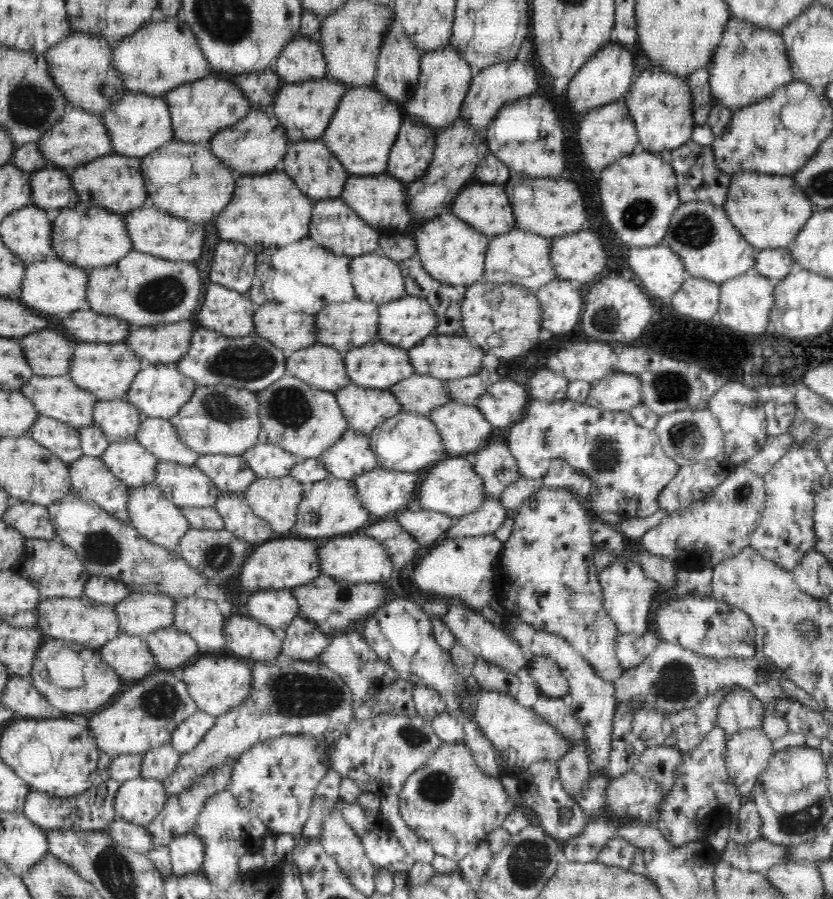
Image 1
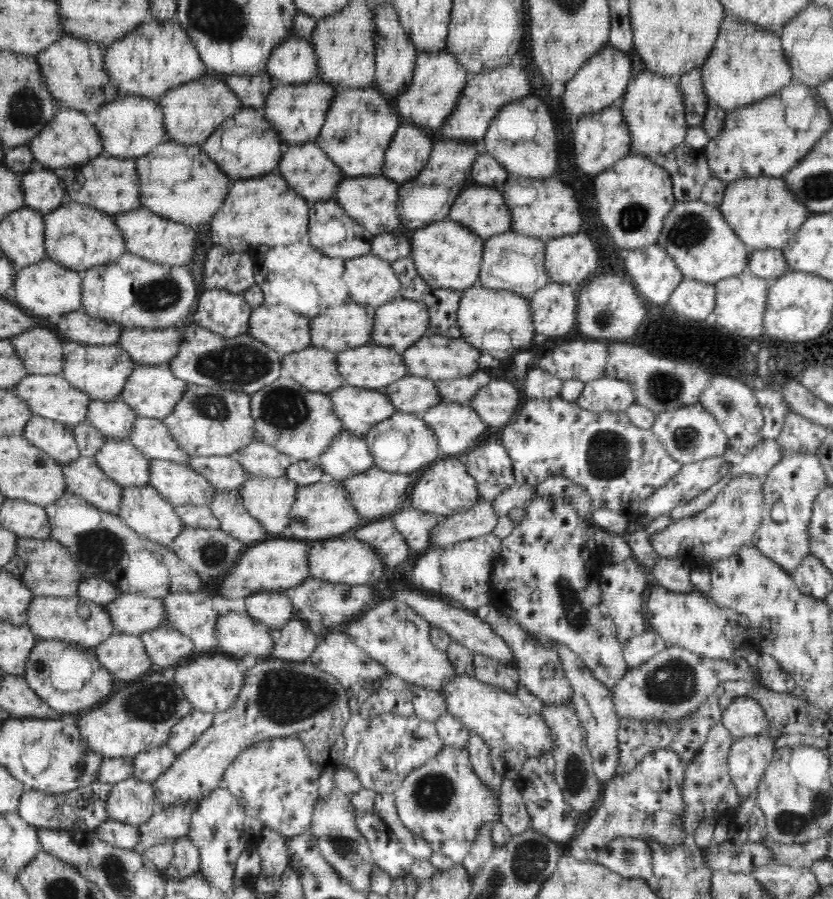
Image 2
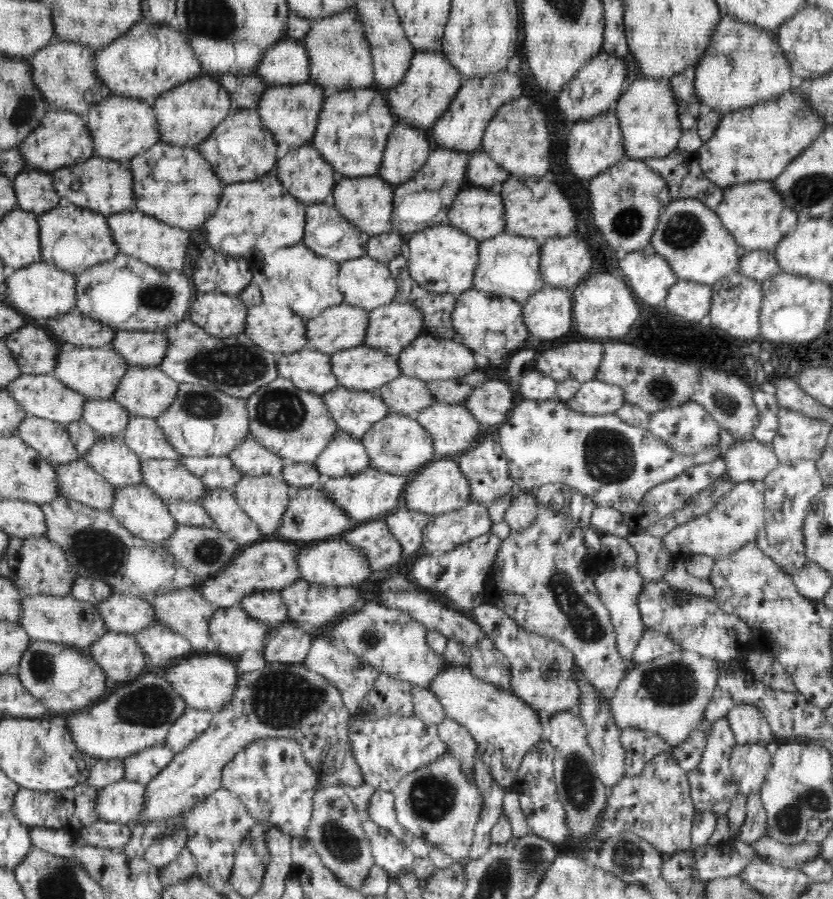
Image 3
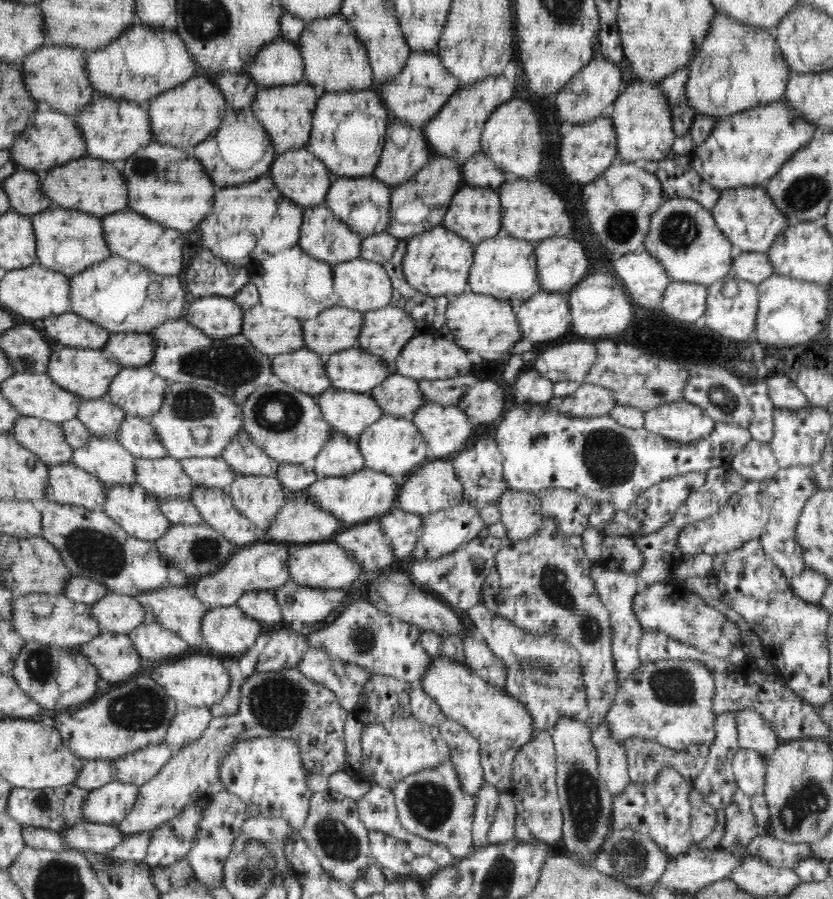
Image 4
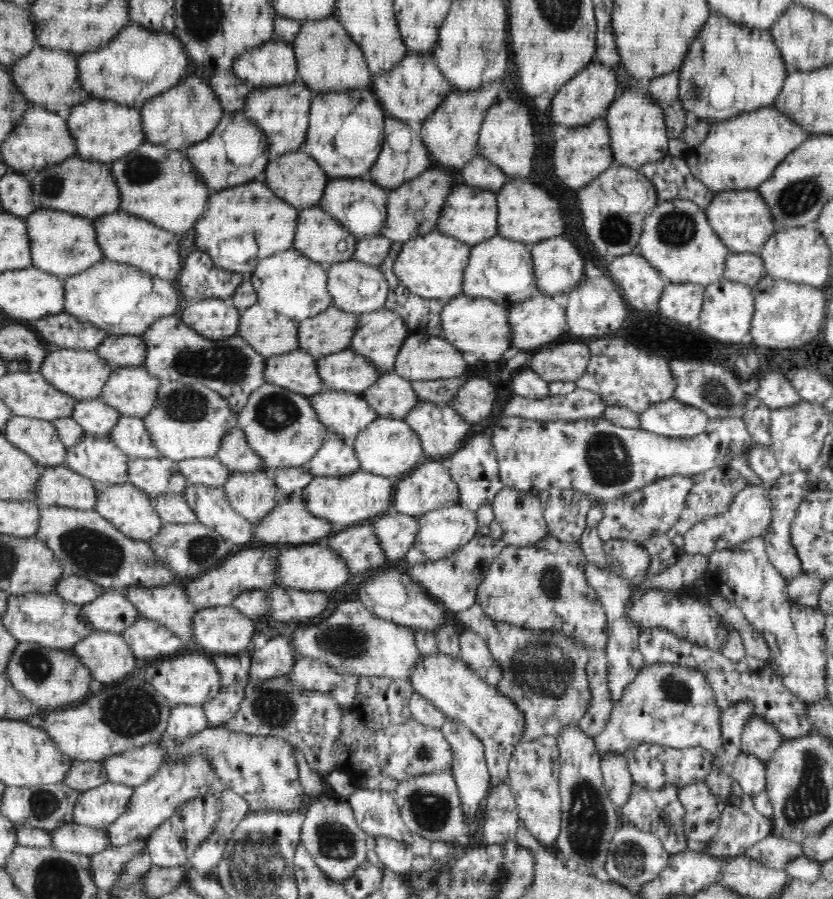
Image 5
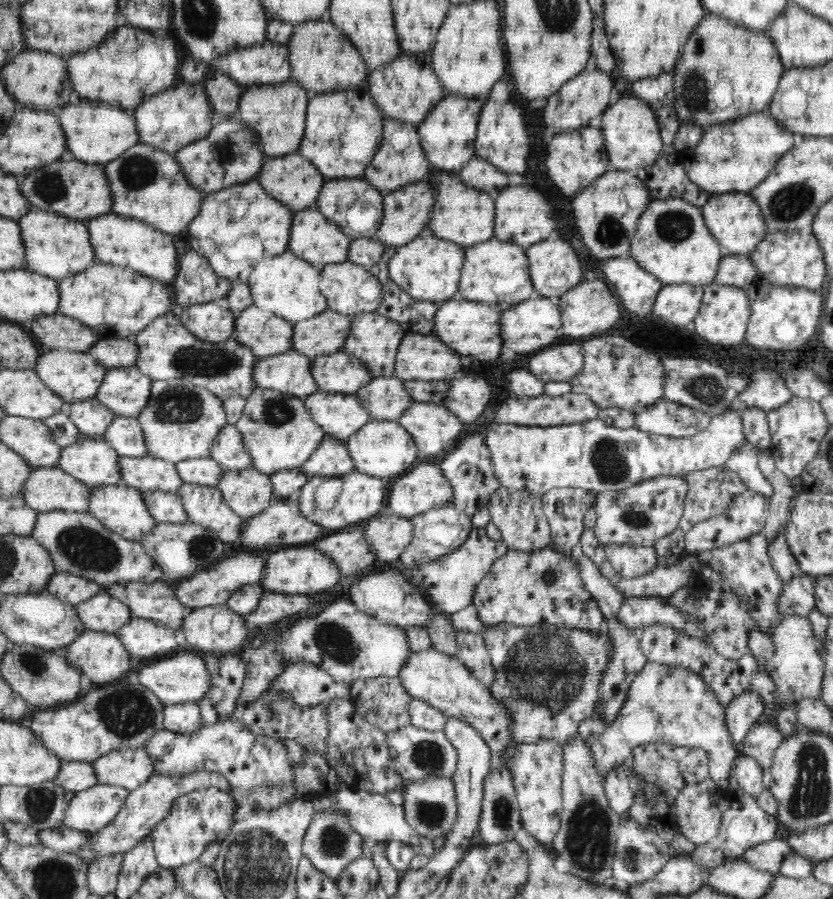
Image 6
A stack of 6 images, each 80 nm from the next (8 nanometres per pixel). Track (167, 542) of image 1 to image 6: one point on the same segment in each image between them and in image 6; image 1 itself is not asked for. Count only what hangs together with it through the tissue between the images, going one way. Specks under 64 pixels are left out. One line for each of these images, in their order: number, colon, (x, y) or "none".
2: (150, 515)
3: (141, 511)
4: (135, 510)
5: (129, 509)
6: (120, 507)

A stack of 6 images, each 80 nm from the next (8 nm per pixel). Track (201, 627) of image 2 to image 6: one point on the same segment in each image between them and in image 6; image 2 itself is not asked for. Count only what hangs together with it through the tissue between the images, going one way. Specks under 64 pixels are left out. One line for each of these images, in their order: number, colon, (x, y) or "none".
3: (187, 612)
4: (175, 608)
5: (169, 605)
6: (156, 601)

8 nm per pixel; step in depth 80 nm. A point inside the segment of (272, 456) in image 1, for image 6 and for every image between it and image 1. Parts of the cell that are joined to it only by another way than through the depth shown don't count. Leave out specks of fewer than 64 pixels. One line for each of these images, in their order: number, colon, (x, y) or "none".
2: (259, 459)
3: (251, 458)
4: (245, 458)
5: (234, 452)
6: (228, 450)

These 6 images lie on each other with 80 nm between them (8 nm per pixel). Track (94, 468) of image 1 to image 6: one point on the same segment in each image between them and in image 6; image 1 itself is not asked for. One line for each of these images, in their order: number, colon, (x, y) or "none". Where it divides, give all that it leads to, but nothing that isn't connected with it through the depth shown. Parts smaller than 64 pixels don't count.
2: (83, 477)
3: (76, 480)
4: (68, 483)
5: (57, 486)
6: (48, 488)

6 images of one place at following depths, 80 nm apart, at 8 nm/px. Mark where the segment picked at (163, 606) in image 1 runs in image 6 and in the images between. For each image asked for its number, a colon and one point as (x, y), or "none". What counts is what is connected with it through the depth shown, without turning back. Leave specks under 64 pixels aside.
2: (132, 613)
3: (121, 613)
4: (116, 613)
5: (112, 612)
6: (103, 612)

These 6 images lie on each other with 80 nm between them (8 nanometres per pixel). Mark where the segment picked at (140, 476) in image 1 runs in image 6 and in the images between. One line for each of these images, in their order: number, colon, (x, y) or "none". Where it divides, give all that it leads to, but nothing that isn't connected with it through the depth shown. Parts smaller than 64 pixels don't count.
2: (118, 459)
3: (111, 457)
4: (105, 458)
5: (99, 459)
6: (93, 461)

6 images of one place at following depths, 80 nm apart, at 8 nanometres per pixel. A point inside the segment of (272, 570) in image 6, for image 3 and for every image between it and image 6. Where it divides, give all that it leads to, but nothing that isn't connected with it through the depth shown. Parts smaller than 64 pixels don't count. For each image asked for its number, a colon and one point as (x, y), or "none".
3: (334, 564)
4: (326, 566)
5: (309, 568)

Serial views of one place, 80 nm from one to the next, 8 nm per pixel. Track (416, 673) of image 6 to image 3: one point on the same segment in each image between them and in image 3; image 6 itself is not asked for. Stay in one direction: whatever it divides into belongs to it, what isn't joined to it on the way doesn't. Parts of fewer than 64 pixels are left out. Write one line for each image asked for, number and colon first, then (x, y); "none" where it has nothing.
3: (505, 727)
4: (502, 725)
5: (445, 681)

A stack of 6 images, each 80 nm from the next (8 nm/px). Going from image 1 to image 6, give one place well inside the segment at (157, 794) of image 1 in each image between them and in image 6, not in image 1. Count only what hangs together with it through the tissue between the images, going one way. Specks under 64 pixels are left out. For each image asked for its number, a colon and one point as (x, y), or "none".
2: (132, 801)
3: (122, 802)
4: (110, 804)
5: (98, 807)
6: (92, 809)

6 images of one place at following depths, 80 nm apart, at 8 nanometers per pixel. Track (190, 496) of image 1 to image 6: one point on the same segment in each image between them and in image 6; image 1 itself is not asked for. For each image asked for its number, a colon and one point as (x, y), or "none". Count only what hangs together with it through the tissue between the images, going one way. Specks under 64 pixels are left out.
2: (178, 483)
3: (169, 479)
4: (164, 477)
5: (161, 475)
6: (146, 474)

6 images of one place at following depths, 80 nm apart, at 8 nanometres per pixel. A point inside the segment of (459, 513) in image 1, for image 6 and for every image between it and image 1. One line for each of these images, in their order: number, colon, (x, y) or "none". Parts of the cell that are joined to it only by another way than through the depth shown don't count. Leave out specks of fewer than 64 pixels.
2: (444, 488)
3: (439, 487)
4: (434, 486)
5: (427, 487)
6: (424, 487)

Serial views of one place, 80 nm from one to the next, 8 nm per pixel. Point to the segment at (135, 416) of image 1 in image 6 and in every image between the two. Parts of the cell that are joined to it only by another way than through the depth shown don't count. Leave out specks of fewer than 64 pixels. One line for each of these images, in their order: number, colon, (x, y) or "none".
2: (114, 419)
3: (108, 418)
4: (102, 418)
5: (97, 418)
6: (92, 418)

